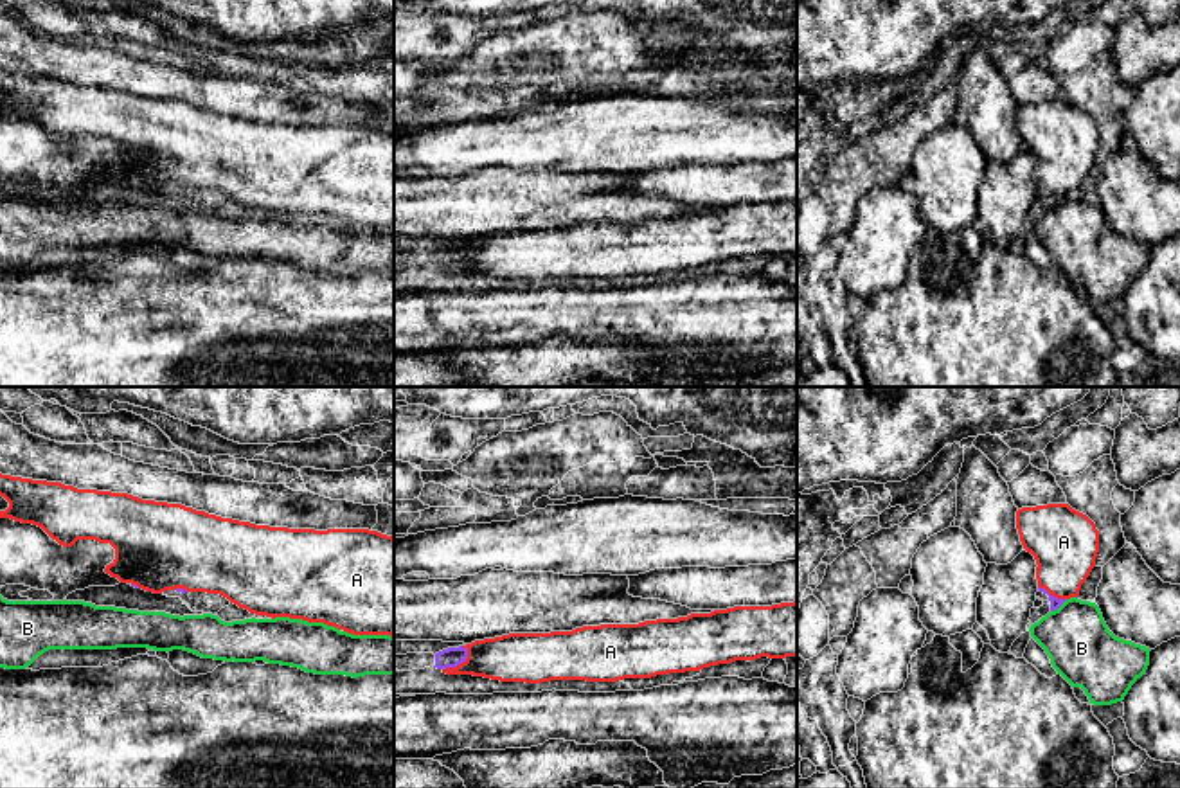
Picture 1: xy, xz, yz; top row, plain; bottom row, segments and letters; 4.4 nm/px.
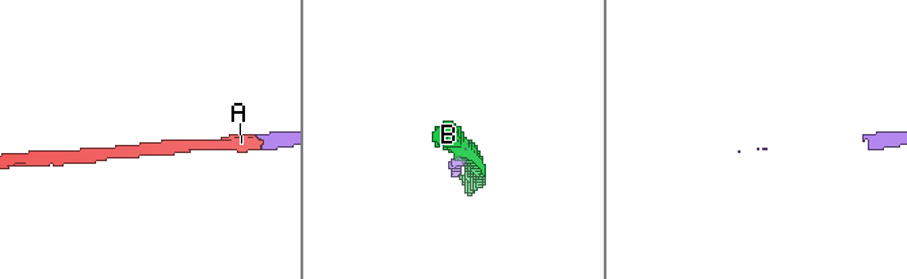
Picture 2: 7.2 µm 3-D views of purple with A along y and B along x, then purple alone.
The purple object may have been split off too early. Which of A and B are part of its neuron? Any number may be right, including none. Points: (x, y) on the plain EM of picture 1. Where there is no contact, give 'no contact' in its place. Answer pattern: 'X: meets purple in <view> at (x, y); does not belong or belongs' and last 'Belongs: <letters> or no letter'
A: meets purple in xz at (459, 259); belongs
B: meets purple in yz at (1058, 204); does not belong
Belongs: A

